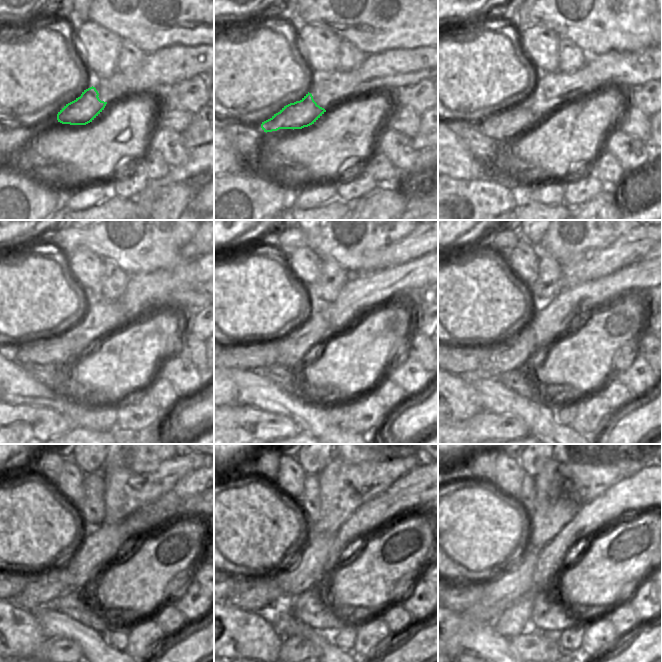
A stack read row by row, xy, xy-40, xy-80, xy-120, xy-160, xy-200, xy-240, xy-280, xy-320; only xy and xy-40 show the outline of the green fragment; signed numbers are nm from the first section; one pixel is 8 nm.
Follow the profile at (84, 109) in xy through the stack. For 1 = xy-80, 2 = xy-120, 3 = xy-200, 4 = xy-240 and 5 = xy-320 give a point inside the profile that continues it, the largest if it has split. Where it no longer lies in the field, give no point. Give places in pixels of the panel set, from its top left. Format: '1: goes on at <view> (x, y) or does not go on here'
1: goes on at xy-80 (509, 122)
2: goes on at xy-120 (44, 351)
3: goes on at xy-200 (458, 359)
4: goes on at xy-240 (10, 584)
5: goes on at xy-320 (458, 583)

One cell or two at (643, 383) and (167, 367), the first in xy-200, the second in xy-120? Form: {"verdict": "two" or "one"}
{"verdict": "one"}

